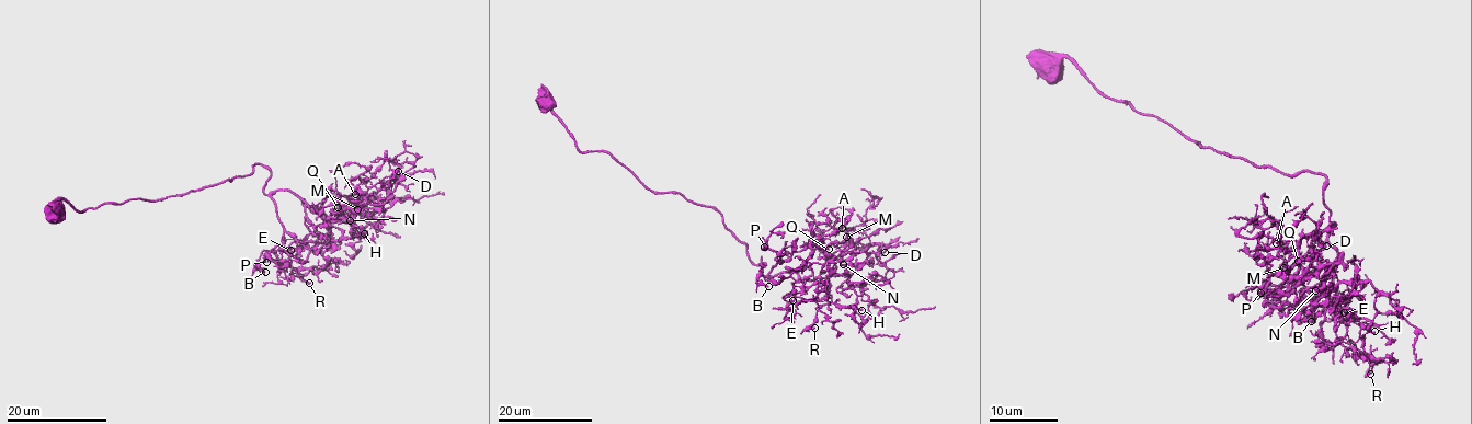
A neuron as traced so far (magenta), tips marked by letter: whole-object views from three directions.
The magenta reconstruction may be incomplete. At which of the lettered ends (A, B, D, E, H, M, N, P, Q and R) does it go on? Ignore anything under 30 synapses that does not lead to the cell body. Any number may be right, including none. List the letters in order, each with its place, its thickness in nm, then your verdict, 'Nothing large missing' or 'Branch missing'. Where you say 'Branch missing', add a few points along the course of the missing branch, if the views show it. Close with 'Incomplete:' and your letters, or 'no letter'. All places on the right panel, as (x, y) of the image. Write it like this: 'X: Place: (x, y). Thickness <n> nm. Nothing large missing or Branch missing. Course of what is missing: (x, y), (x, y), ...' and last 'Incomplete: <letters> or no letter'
A: Place: (1276, 243). Thickness 160 nm. Nothing large missing
B: Place: (1311, 321). Thickness 140 nm. Nothing large missing
D: Place: (1326, 245). Thickness 150 nm. Nothing large missing
E: Place: (1344, 312). Thickness 200 nm. Nothing large missing
H: Place: (1374, 331). Thickness 200 nm. Nothing large missing
M: Place: (1284, 267). Thickness 240 nm. Nothing large missing
N: Place: (1315, 290). Thickness 190 nm. Nothing large missing
P: Place: (1261, 293). Thickness 170 nm. Nothing large missing
Q: Place: (1298, 261). Thickness 140 nm. Nothing large missing
R: Place: (1370, 374). Thickness 160 nm. Nothing large missing
Incomplete: no letter

